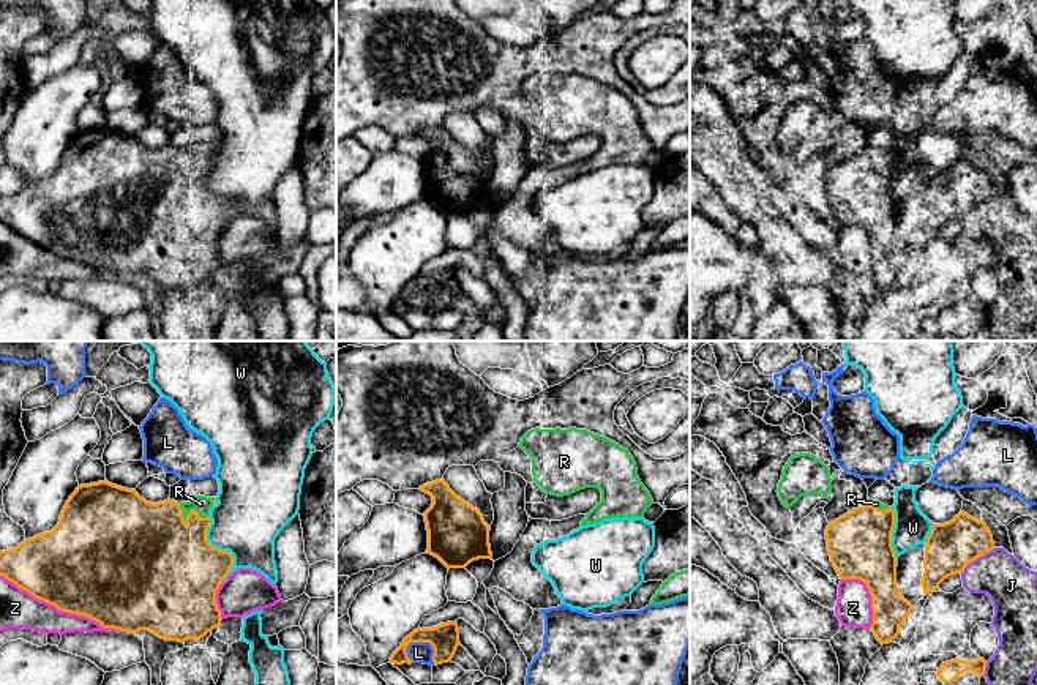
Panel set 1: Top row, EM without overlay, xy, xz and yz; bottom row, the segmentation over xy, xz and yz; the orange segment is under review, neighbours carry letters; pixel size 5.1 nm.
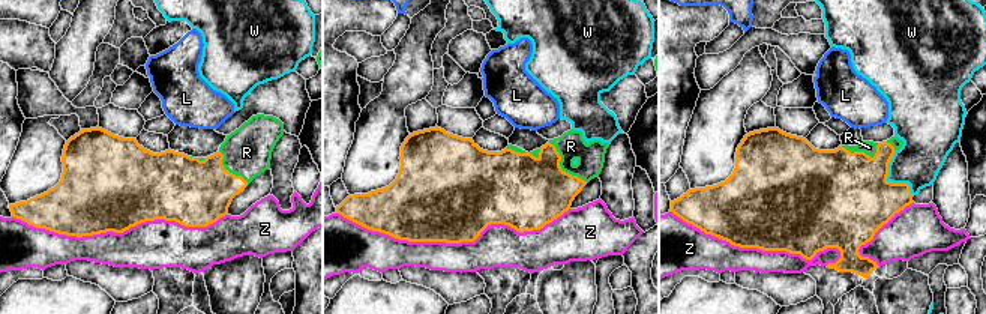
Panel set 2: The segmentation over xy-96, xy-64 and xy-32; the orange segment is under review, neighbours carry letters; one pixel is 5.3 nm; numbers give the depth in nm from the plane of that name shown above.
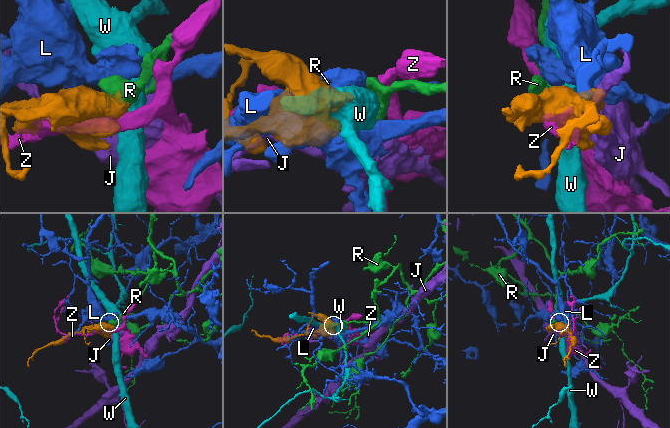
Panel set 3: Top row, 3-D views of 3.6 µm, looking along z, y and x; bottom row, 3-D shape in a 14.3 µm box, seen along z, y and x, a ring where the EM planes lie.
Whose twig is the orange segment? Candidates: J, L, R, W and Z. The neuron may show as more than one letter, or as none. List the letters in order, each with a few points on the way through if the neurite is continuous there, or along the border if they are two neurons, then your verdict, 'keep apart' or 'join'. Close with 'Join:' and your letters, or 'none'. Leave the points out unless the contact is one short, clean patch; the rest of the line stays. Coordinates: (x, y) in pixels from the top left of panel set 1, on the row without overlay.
J: keep apart
L: keep apart
R: join
W: keep apart
Z: keep apart
Join: R

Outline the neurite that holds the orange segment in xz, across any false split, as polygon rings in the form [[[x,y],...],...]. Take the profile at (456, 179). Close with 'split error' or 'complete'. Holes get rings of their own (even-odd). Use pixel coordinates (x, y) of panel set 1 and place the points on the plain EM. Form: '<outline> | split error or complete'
[[[444,125],[420,133],[432,144],[425,158],[428,177],[426,200],[437,204],[448,216],[466,215],[478,205],[491,205],[489,177],[483,161],[458,144]]] | complete

